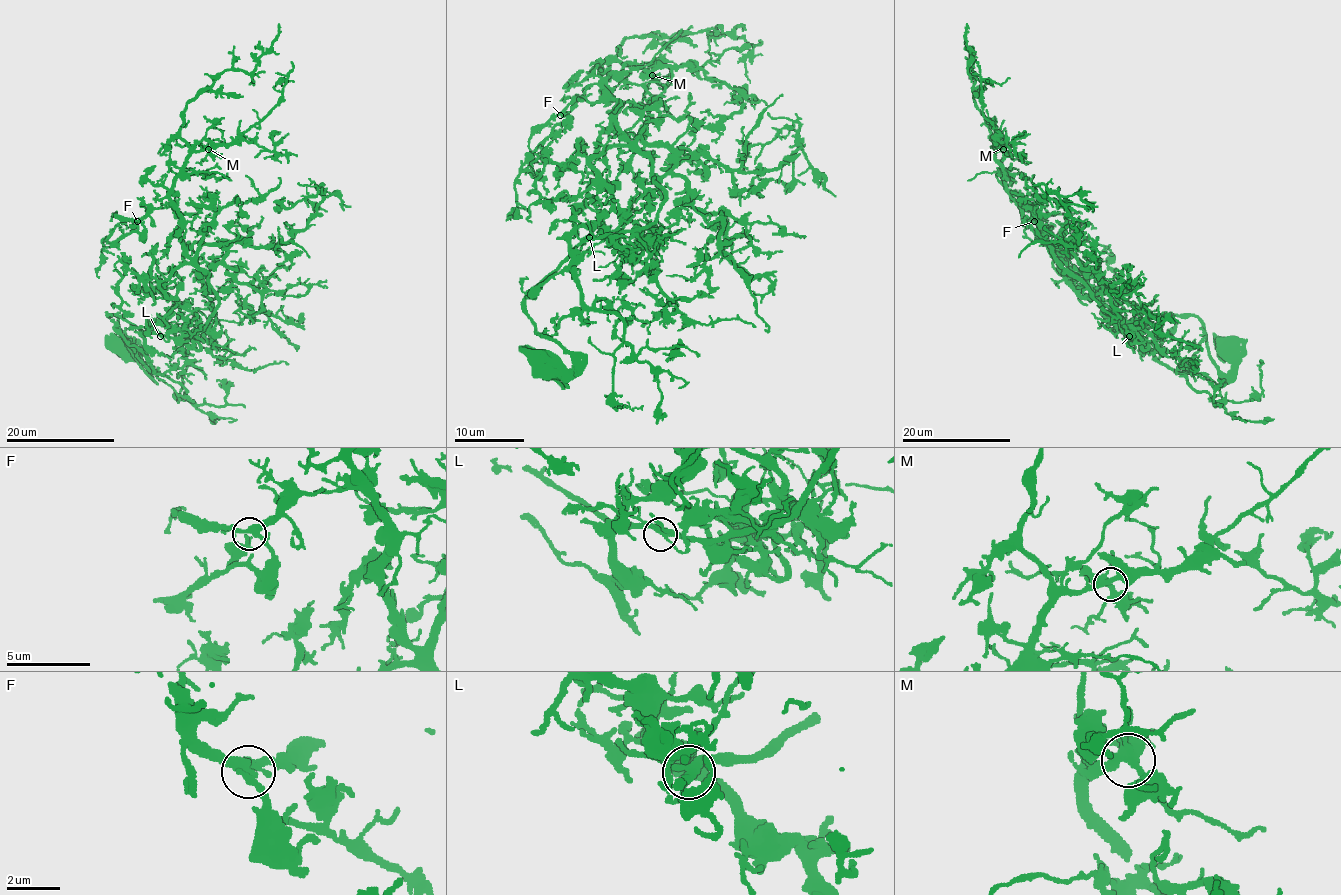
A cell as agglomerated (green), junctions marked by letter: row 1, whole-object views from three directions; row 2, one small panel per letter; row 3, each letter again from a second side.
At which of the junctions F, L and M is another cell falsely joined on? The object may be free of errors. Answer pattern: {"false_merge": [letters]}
{"false_merge": ["L"]}

